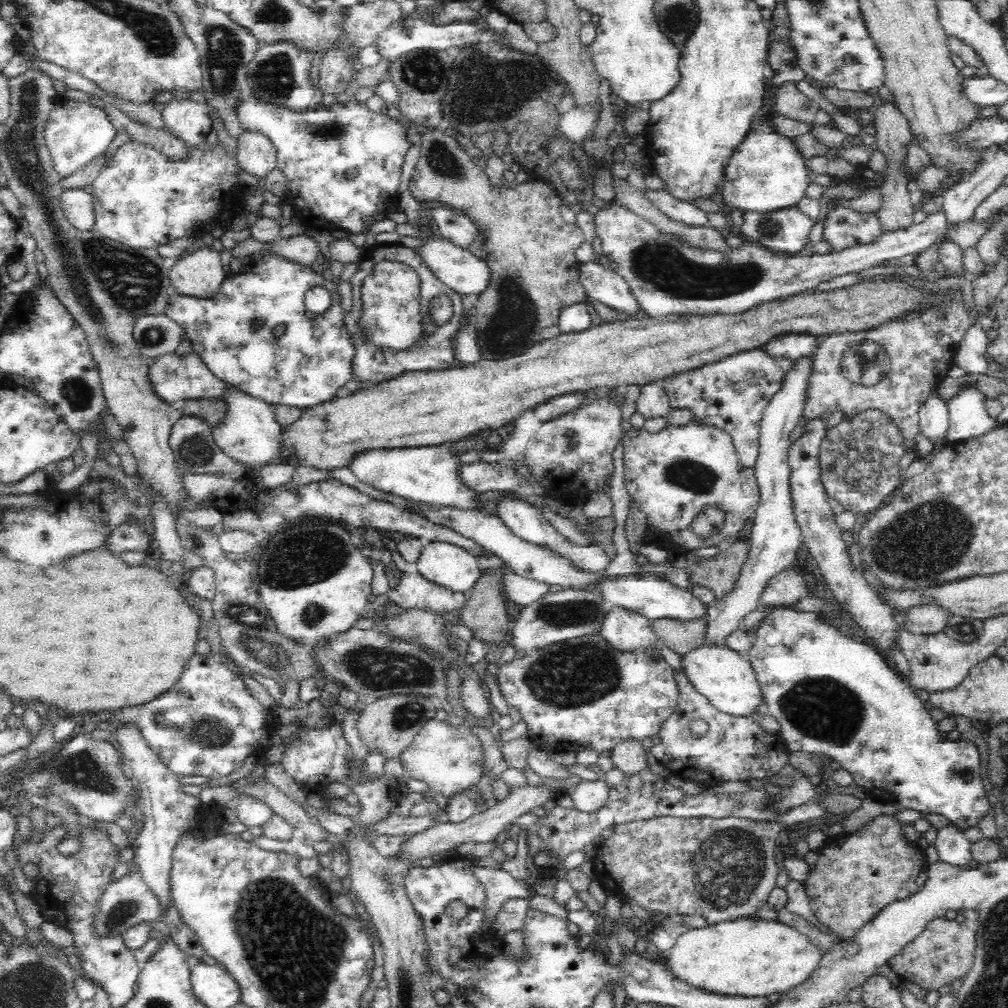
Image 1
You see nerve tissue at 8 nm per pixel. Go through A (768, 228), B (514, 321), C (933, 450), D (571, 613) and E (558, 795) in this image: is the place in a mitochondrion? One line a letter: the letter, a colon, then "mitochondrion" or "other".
A: mitochondrion
B: mitochondrion
C: other
D: mitochondrion
E: other

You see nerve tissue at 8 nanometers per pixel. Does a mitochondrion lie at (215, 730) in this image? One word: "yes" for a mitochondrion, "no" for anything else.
yes

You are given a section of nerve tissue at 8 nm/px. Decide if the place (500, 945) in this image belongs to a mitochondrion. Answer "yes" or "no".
no

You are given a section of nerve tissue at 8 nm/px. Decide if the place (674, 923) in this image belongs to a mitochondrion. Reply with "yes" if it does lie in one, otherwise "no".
no

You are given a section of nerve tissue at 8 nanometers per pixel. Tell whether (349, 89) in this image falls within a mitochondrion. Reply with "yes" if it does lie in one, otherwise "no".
no

